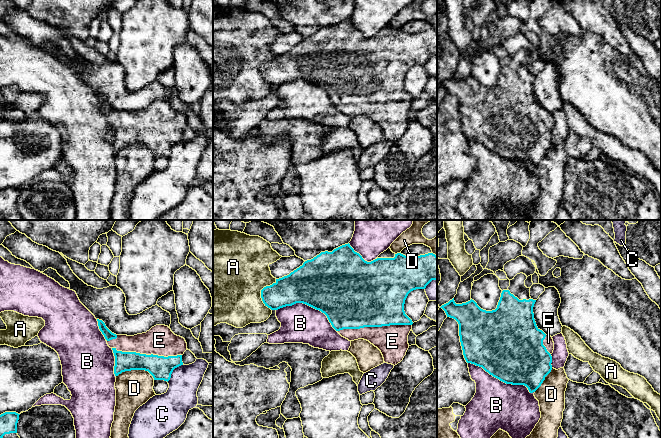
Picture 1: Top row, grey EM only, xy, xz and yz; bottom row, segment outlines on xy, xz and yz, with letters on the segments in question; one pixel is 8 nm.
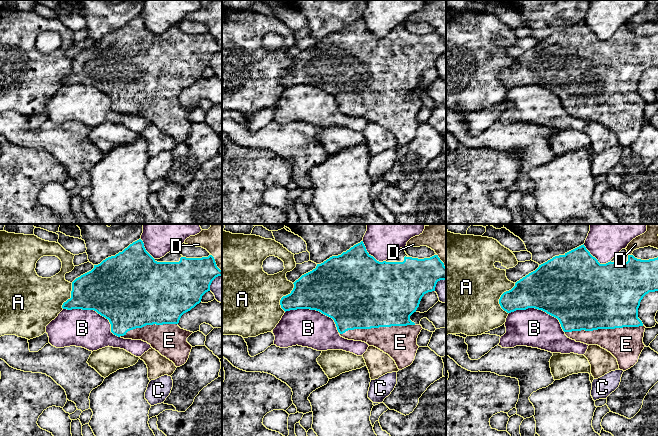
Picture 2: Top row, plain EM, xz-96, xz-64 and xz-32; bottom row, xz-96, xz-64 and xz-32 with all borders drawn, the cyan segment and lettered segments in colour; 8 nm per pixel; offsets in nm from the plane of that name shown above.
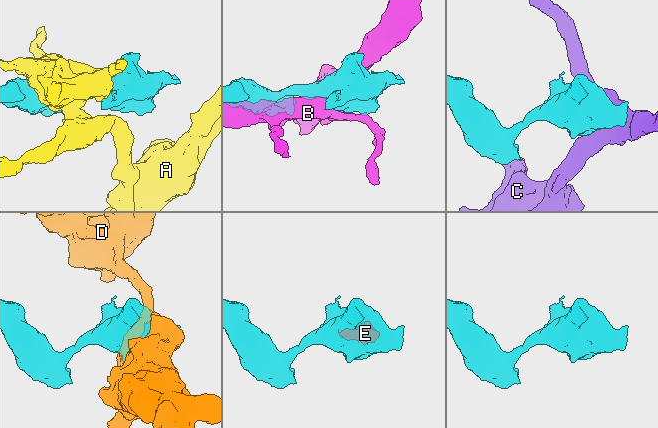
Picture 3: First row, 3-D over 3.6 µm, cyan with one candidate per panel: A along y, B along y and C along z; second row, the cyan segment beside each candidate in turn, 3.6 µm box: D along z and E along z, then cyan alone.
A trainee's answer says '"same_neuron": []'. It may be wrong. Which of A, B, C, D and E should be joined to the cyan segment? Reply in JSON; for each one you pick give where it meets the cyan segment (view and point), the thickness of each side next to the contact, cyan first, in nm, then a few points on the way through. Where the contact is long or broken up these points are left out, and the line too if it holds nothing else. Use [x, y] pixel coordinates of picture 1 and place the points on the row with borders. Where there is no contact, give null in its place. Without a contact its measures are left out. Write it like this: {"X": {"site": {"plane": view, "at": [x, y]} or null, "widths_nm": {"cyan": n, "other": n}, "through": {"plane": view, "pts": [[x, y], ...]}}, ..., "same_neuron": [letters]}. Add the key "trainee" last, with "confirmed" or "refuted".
{"E": {"site": {"plane": "xz", "at": [374, 326]}, "widths_nm": {"cyan": 500, "other": 240}}, "same_neuron": ["E"], "trainee": "refuted"}

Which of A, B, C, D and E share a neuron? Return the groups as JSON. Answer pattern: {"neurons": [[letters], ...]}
{"neurons": [["A"], ["B"], ["C"], ["D"], ["E"]]}

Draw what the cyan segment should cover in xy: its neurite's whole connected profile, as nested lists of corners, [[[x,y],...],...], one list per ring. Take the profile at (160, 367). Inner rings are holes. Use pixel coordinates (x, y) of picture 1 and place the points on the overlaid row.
[[[102,320],[97,321],[115,356],[115,376],[125,371],[145,370],[154,380],[168,382],[173,370],[183,365],[182,355],[187,350],[187,343],[168,326],[156,325],[146,333],[127,336],[116,335]]]

